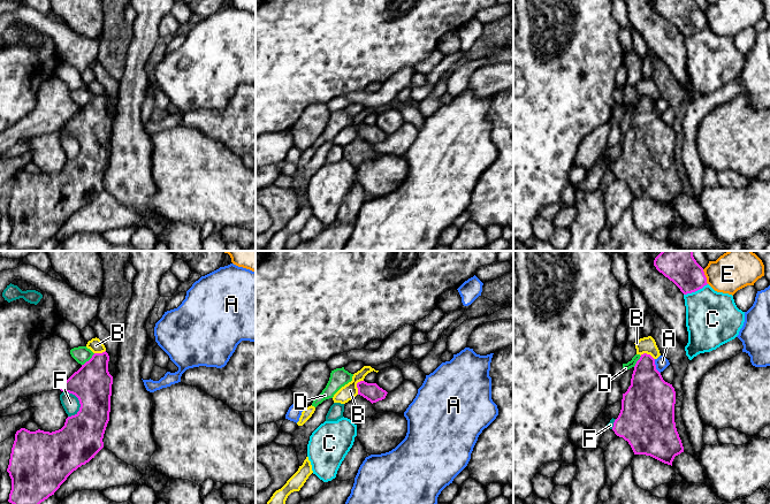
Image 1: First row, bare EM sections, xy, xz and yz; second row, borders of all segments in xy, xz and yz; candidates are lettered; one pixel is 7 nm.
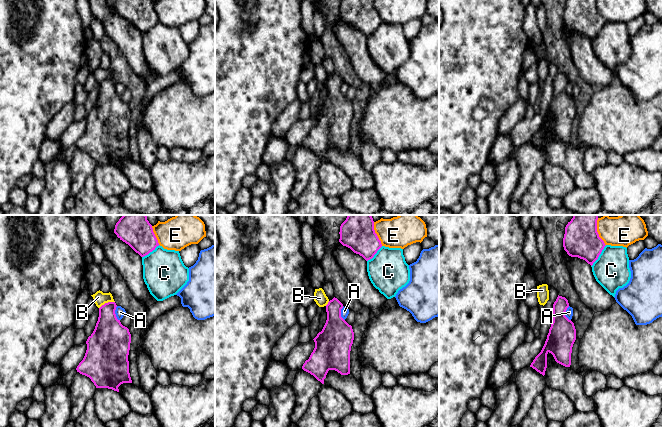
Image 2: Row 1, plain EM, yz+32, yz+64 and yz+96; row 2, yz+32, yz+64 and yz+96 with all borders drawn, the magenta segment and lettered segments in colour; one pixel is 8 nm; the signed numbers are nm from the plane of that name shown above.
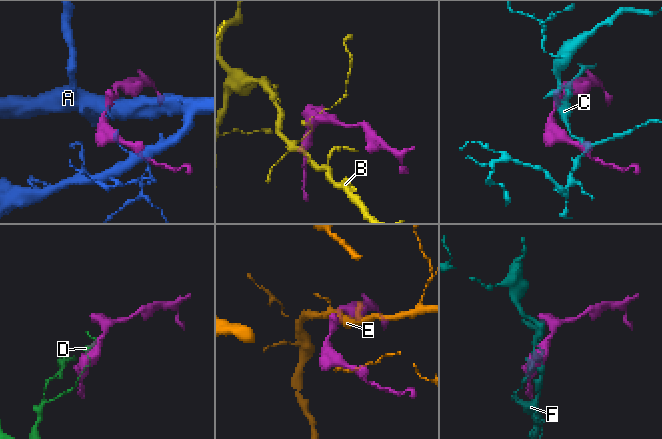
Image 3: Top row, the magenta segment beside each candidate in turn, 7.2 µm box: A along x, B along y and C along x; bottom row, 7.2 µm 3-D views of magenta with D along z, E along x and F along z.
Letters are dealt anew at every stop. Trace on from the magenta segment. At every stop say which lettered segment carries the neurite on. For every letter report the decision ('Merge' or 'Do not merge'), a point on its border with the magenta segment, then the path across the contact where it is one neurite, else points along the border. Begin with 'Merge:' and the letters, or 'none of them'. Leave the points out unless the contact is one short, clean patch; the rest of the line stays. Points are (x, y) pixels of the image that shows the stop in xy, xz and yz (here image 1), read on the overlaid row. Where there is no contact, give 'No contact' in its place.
Merge: none of them
A: Do not merge. Touches magenta at yz (655, 366)
B: Do not merge. Touches magenta at xz (357, 386). Boundary: xz (363, 380), (357, 383), (357, 394)
C: Do not merge. Touches magenta at yz (695, 290)
D: Do not merge. Touches magenta at xy (89, 360)
E: Do not merge. Touches magenta at yz (704, 276)
F: Do not merge. Touches magenta at xy (78, 399)

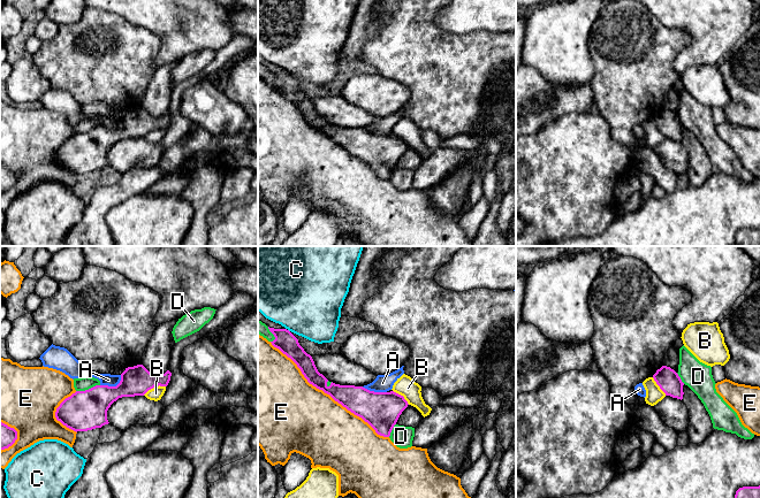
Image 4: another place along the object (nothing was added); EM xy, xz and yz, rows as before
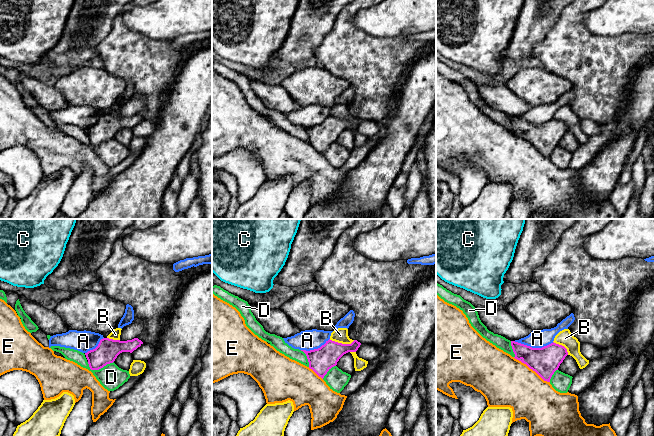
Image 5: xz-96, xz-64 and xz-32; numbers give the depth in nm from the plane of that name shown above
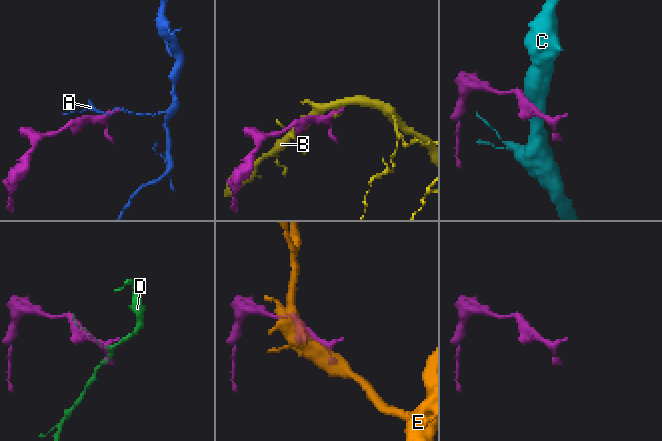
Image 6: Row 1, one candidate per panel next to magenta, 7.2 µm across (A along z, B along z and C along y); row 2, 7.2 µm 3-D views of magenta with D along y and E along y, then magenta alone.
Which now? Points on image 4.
Merge: none of them
A: Do not merge. Touches magenta at xy (113, 387). Boundary: xy (121, 375), (121, 380), (115, 385), (100, 385)
B: Do not merge. Touches magenta at xy (153, 387). Boundary: xy (165, 385), (154, 385), (143, 395)
C: Do not merge. No contact
D: Do not merge. Touches magenta at xy (89, 389)
E: Do not merge. Touches magenta at xz (327, 393)

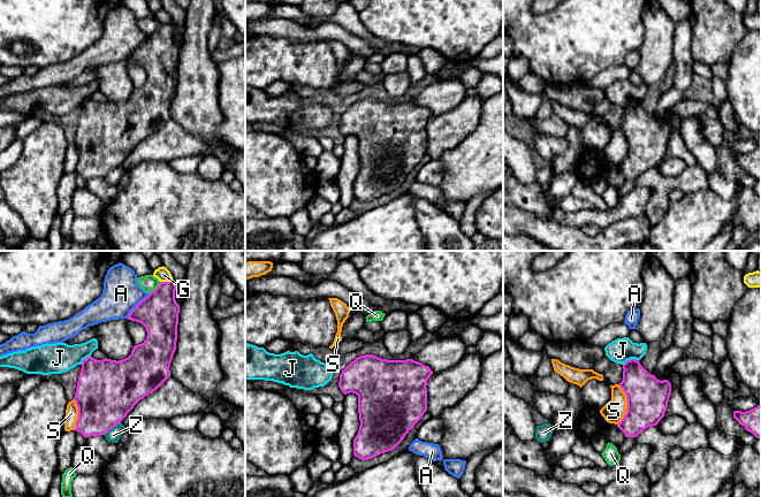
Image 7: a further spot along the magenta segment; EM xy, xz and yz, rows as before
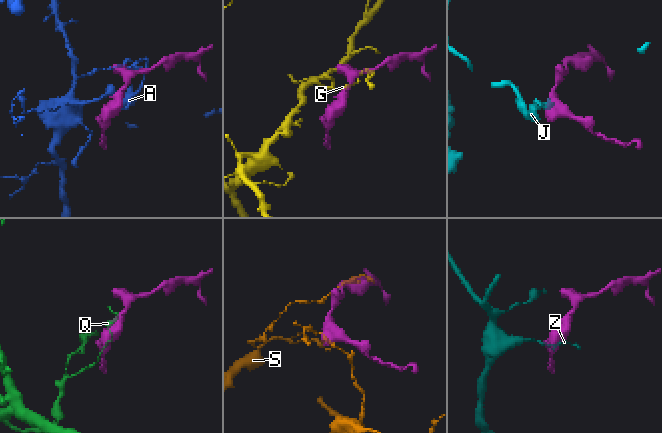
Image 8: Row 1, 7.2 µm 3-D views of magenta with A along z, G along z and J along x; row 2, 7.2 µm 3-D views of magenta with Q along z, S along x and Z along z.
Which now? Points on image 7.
Merge: J
A: Do not merge. Touches magenta at xy (136, 306)
G: Do not merge. Touches magenta at xy (166, 282). Boundary: xy (172, 278), (161, 282)
J: Merge. Touches magenta at yz (631, 359). Path across: yz (644, 391), (633, 374), (631, 359), (621, 350)
Q: Do not merge. Touches magenta at xy (155, 289)
S: Do not merge. Touches magenta at yz (628, 405)
Z: Do not merge. Touches magenta at xy (112, 427). Boundary: xy (120, 422), (104, 434)

